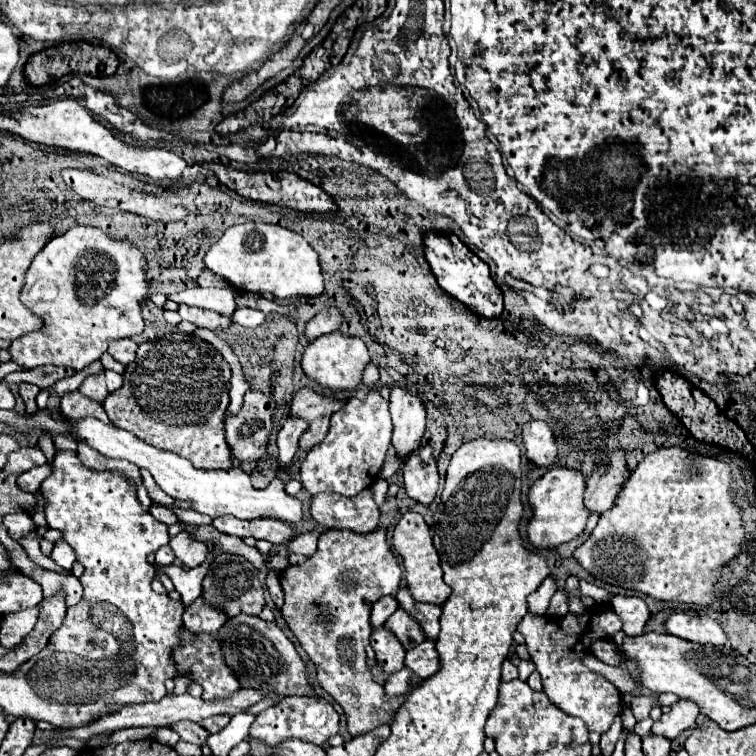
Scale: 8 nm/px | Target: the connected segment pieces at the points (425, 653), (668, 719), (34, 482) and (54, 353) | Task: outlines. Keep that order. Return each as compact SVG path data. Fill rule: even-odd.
M424 641L416 647L412 647L406 653L406 661L404 665L418 675L420 679L430 677L430 673L436 673L438 667L438 657L436 657L436 649L434 649L434 641Z
M678 701L672 705L670 713L662 715L658 721L654 721L650 735L660 735L666 739L676 739L684 729L690 729L696 723L698 709L692 705L692 701Z
M46 463L46 465L38 465L38 467L32 467L30 471L22 473L22 477L18 479L18 483L22 485L24 491L32 491L36 493L40 483L52 475L52 463Z
M80 225L62 235L52 237L44 245L44 249L34 257L30 269L26 271L24 287L20 291L20 301L42 319L42 329L12 341L8 349L12 361L24 369L34 369L38 365L64 365L80 371L88 363L100 359L112 339L140 335L144 329L140 301L144 299L148 289L148 283L144 279L144 267L146 261L140 249L128 243L114 241L102 229L96 227Z

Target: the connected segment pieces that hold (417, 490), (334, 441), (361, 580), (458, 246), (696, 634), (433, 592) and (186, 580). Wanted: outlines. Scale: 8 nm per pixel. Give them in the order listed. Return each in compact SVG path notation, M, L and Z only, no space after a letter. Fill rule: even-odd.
M420 447L404 461L404 489L408 497L422 505L430 505L438 491L438 471L430 447Z
M370 391L364 399L352 397L346 401L346 405L330 417L330 429L324 441L308 451L300 467L304 489L310 495L340 493L352 497L370 487L382 469L390 445L390 431L392 421L388 413L388 401L384 401L378 391Z
M376 529L372 533L352 533L352 531L324 531L318 541L316 553L302 565L290 565L280 573L280 585L284 589L284 605L280 609L282 619L286 621L288 629L294 633L294 637L300 641L302 649L308 653L308 657L318 667L318 681L320 685L338 701L346 713L348 719L348 731L356 737L370 729L374 729L380 723L390 723L392 713L398 709L400 701L404 697L388 699L384 695L382 685L378 685L368 667L366 667L366 645L370 643L370 611L372 605L384 597L394 595L400 585L400 565L396 561L396 555L392 553L390 545L386 543L386 529Z
M428 233L424 237L424 255L426 261L438 281L438 285L456 301L460 301L466 309L470 309L474 315L484 319L494 319L504 311L502 291L496 287L496 283L490 277L488 265L480 261L478 255L474 255L456 235L452 233Z
M672 613L666 623L666 631L688 639L692 643L702 643L702 645L726 645L728 637L724 635L722 627L710 619L708 615L688 615L688 613Z
M404 513L398 525L394 527L392 535L392 547L394 551L402 557L404 565L404 577L406 577L406 587L410 589L412 597L422 603L434 603L434 605L444 605L444 601L450 595L450 587L442 581L442 567L440 567L440 557L432 545L432 533L430 527L424 523L420 513Z
M212 549L208 553L208 559L200 567L182 569L182 567L176 567L176 565L168 565L168 567L156 567L156 569L164 571L172 579L176 591L182 595L182 603L190 605L196 597L200 597L200 585L202 585L206 571L208 571L210 561L212 561Z

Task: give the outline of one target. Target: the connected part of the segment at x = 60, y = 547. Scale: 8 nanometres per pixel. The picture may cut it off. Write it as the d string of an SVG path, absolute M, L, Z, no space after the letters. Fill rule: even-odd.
M58 539L58 541L54 543L54 551L52 551L50 557L52 557L60 567L64 567L64 569L70 569L70 567L74 565L74 561L76 561L76 557L74 557L70 545L66 543L66 539Z

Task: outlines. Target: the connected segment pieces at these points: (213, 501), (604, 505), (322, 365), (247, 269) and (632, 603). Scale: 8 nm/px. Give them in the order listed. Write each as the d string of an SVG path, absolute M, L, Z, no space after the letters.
M86 417L78 425L72 425L72 429L76 429L76 433L80 433L80 437L84 437L84 441L92 445L96 451L100 451L104 457L126 459L140 469L148 469L162 491L166 491L176 501L188 501L192 511L198 511L210 517L220 517L220 515L234 515L238 519L274 517L290 525L298 525L302 521L302 515L304 515L302 503L298 497L292 497L284 491L284 481L280 477L276 477L266 489L254 489L250 483L250 477L238 467L200 471L192 467L188 459L182 459L172 451L156 449L136 439L132 433L118 429L114 425L104 425L102 421L96 421L92 417Z
M616 451L608 459L608 467L600 467L588 481L586 493L584 493L584 505L590 513L604 513L612 507L618 487L626 483L628 471L624 467L624 453Z
M338 331L328 333L324 337L318 337L312 345L306 347L304 355L302 355L302 369L304 373L320 383L324 389L328 391L346 391L346 389L356 389L360 385L364 367L370 363L370 355L368 349L364 345L362 339L358 337L346 337Z
M242 223L228 227L222 237L206 251L204 265L208 271L224 277L230 287L250 293L270 293L280 301L308 299L324 293L324 277L318 265L316 251L298 233L268 225Z
M616 595L610 601L614 613L622 619L622 631L626 635L640 635L644 631L644 623L650 617L646 603L638 597L624 597Z

